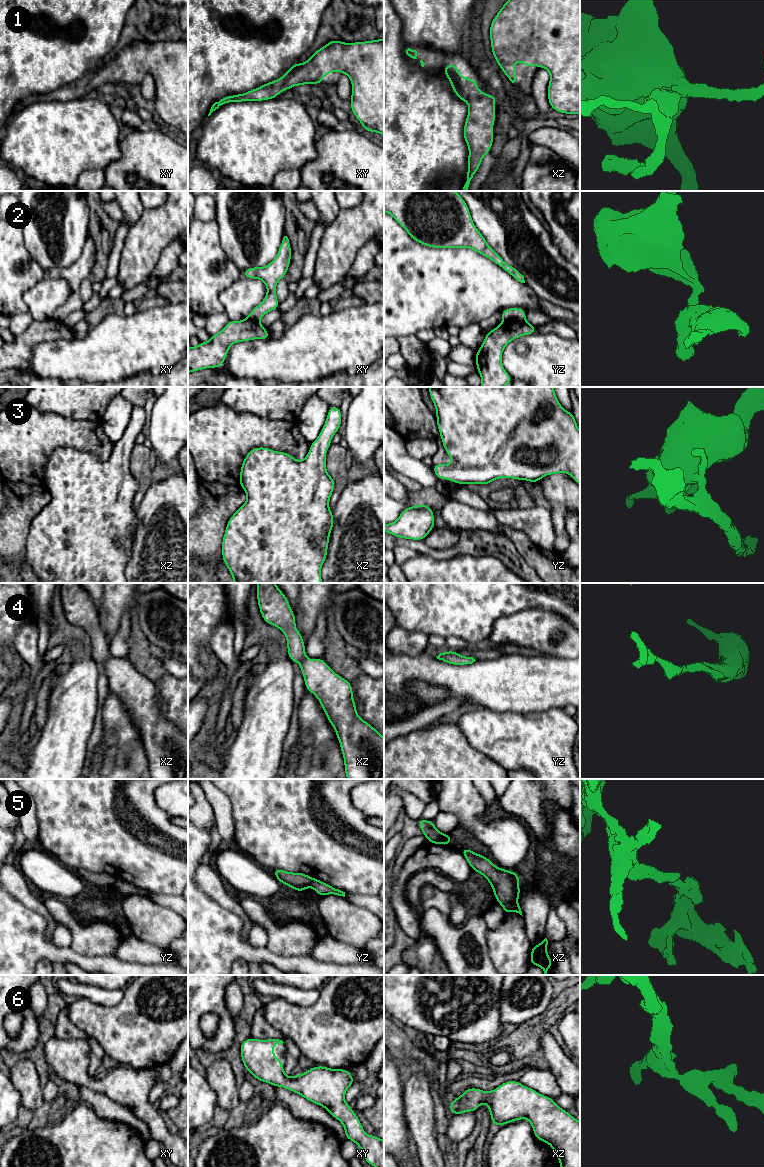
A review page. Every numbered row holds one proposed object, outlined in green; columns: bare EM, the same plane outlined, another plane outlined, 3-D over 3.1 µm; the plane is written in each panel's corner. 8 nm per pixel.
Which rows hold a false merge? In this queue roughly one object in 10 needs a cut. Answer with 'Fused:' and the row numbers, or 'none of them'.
Fused: 2

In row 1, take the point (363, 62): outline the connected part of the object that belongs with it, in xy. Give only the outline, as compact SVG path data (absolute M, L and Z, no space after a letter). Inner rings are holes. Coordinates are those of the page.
M384 38L353 43L332 40L314 52L306 62L291 65L286 74L277 80L242 94L228 95L219 99L212 105L208 116L227 103L275 99L281 91L287 91L293 86L323 83L322 75L332 74L334 71L349 76L352 84L350 106L362 127L366 131L376 132L384 137Z

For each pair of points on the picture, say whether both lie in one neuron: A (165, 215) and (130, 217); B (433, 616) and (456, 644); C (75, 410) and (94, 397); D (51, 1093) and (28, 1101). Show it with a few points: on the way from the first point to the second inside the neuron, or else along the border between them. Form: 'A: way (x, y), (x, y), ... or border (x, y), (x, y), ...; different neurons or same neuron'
A: border (145, 209), (130, 227); different neurons
B: border (445, 638), (458, 636), (470, 646); different neurons
C: way (80, 405), (89, 397); same neuron
D: border (42, 1087), (42, 1096), (45, 1100); different neurons

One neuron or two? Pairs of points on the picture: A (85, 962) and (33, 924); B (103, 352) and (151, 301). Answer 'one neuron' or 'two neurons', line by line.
A: one neuron
B: two neurons

